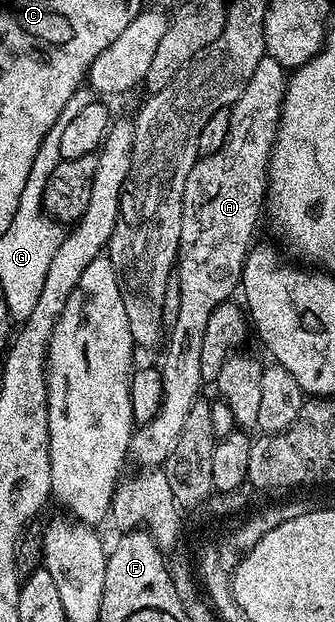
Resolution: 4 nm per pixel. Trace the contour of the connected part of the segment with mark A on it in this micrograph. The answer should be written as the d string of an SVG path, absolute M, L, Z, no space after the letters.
M265 57L260 60L260 64L256 64L256 72L252 72L252 80L248 80L248 88L244 88L244 92L240 96L240 100L236 100L233 106L229 107L230 123L228 124L228 140L224 140L224 146L220 148L220 152L212 152L205 156L199 157L198 162L192 168L192 172L188 172L188 180L184 184L184 200L182 201L182 219L180 220L180 244L178 245L178 260L176 263L176 273L180 280L180 313L177 317L175 327L168 330L168 337L165 339L166 359L162 362L162 378L160 377L160 401L158 411L154 413L151 422L139 425L135 429L134 434L130 437L129 457L138 461L142 468L158 468L168 460L168 456L172 452L172 448L176 448L176 440L180 440L180 432L184 428L184 416L188 416L188 412L192 408L192 404L199 401L198 394L204 386L204 379L200 376L200 351L204 345L204 328L208 328L208 316L212 316L214 309L222 302L231 301L235 297L236 291L239 289L242 280L242 269L246 263L246 256L252 249L252 241L250 237L254 234L254 229L258 226L258 217L263 217L264 201L268 196L268 171L270 168L270 153L273 152L278 140L278 121L284 113L284 103L286 101L286 84L288 81L288 71L272 57Z

